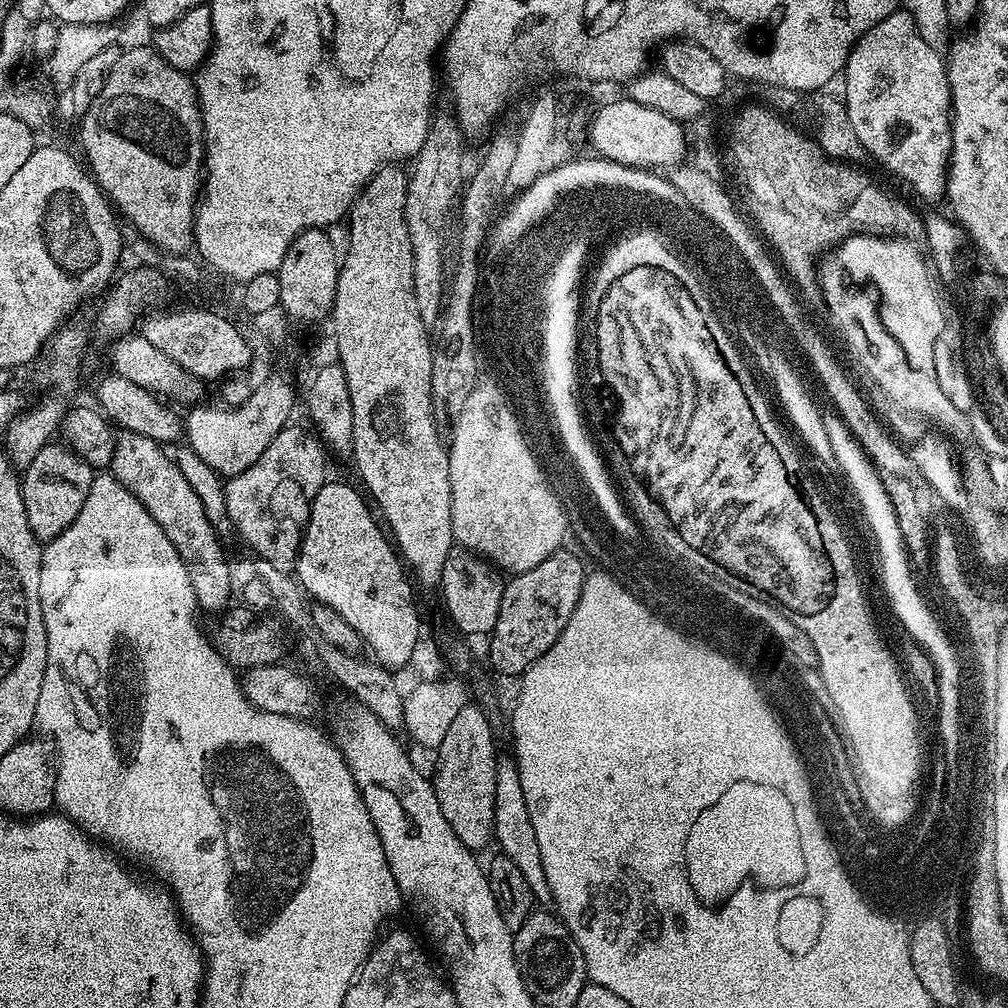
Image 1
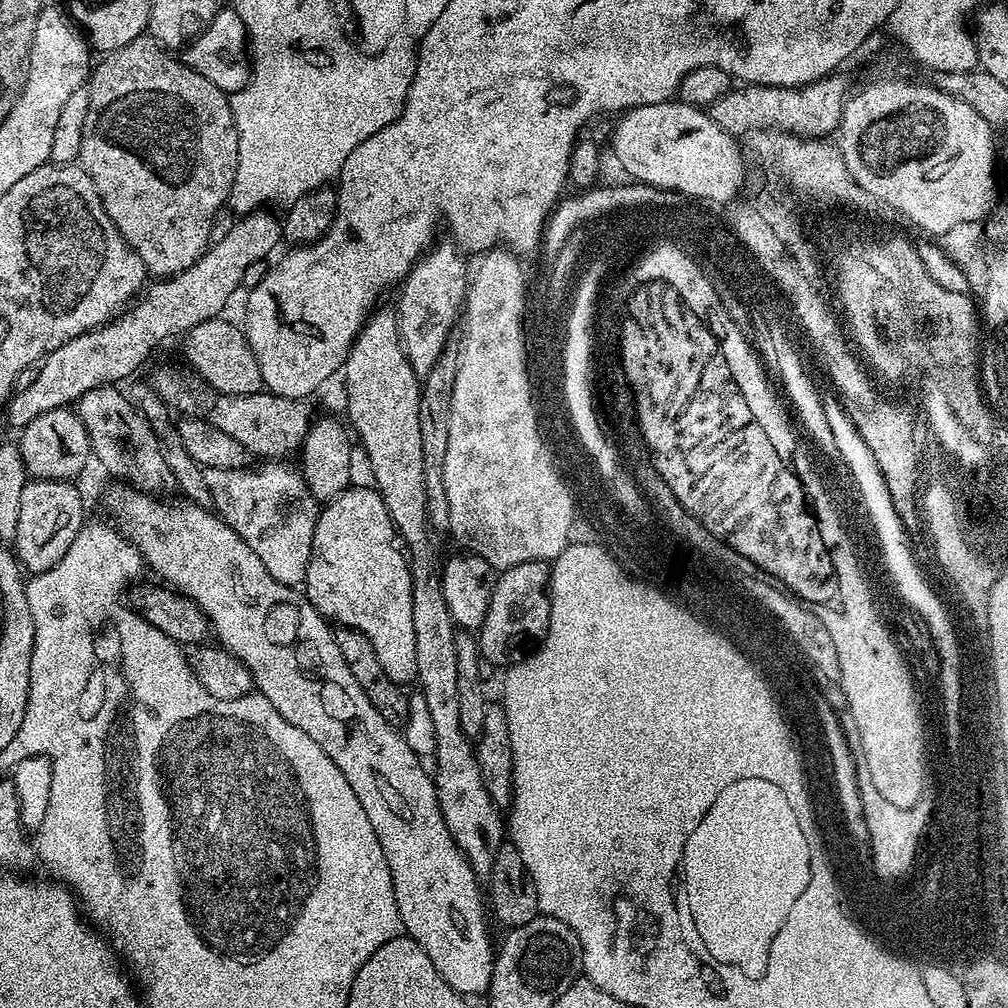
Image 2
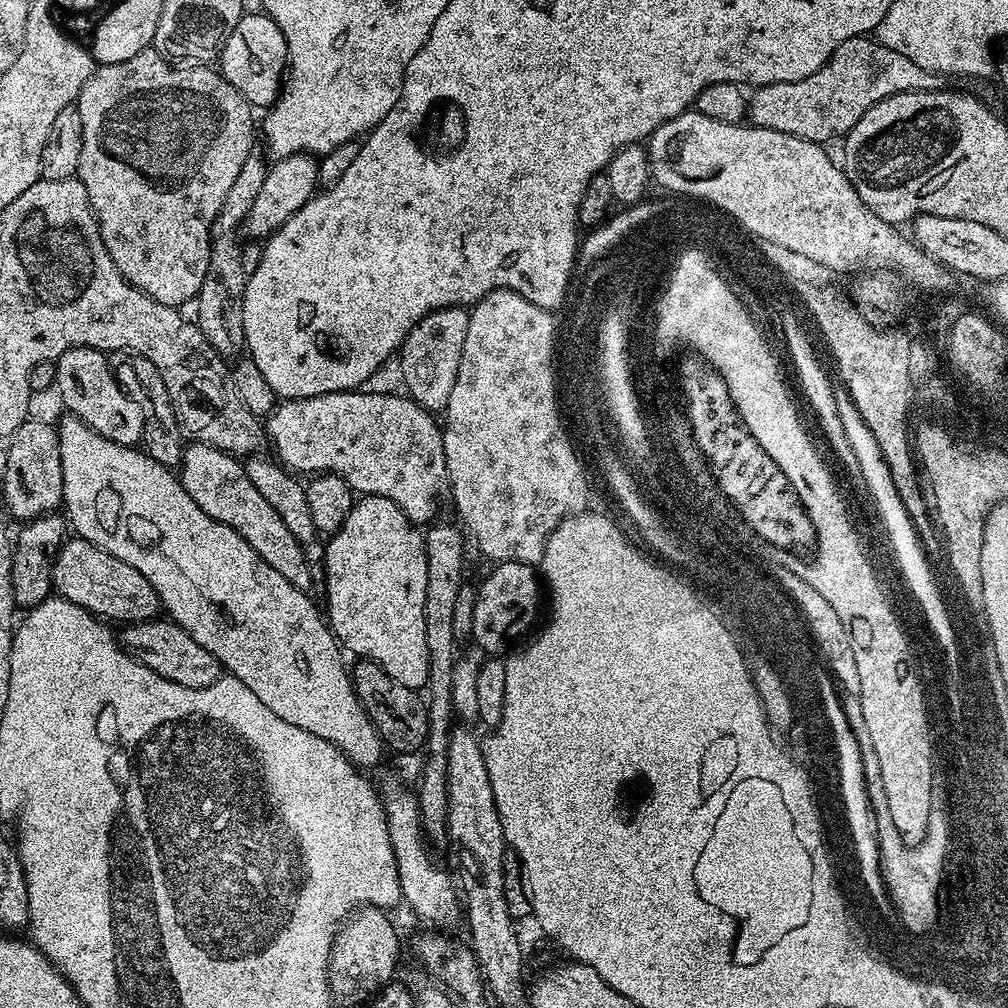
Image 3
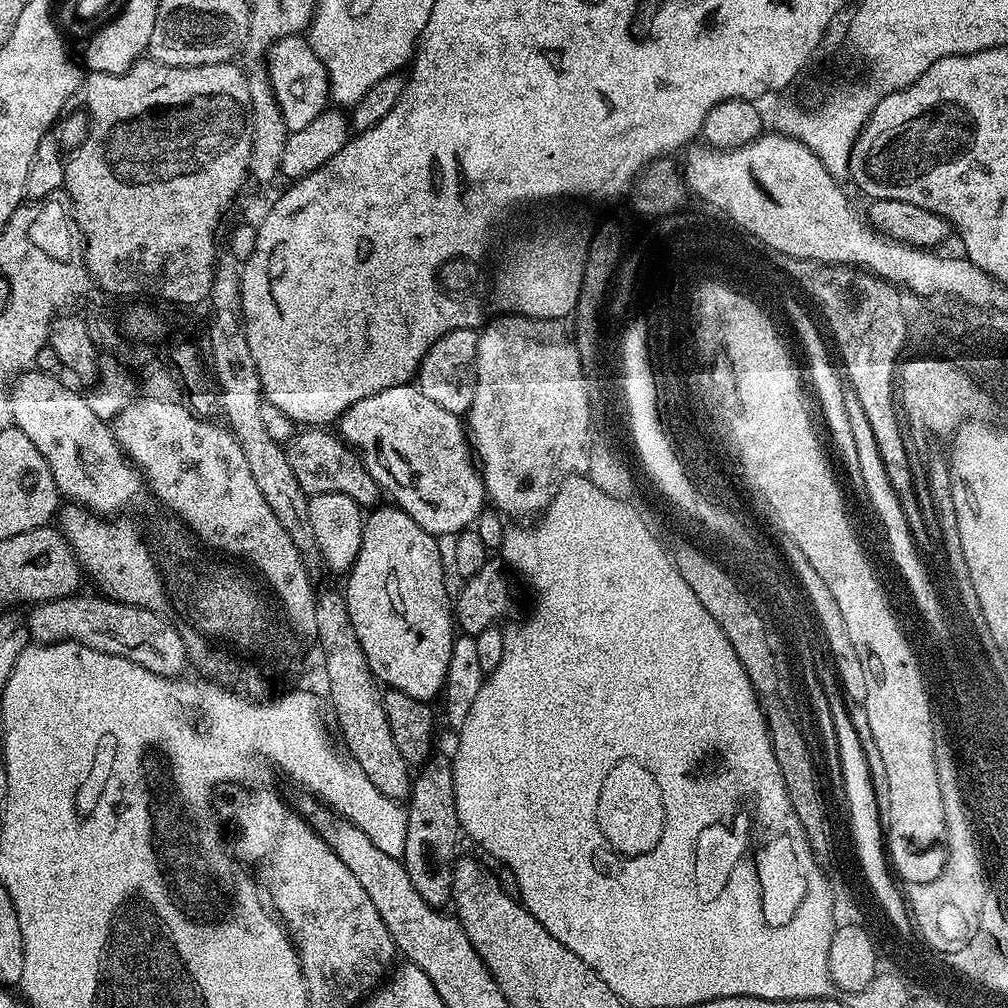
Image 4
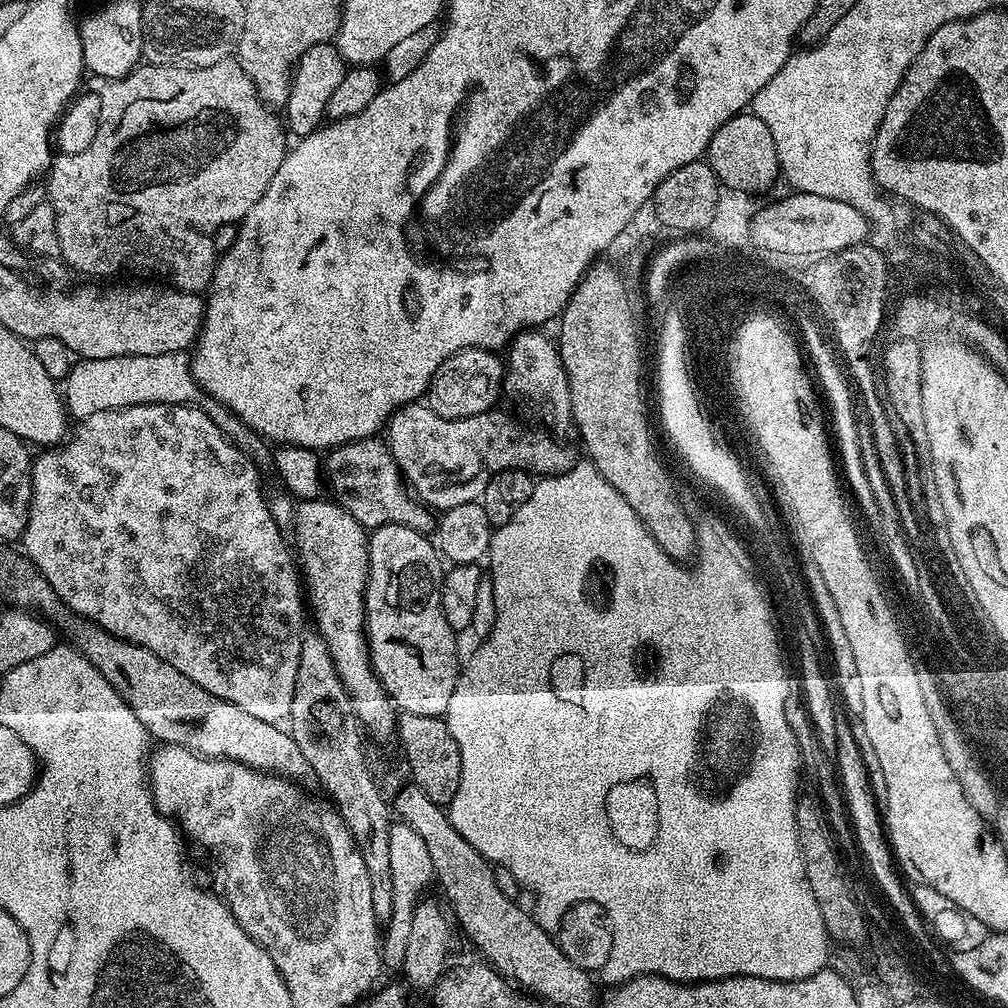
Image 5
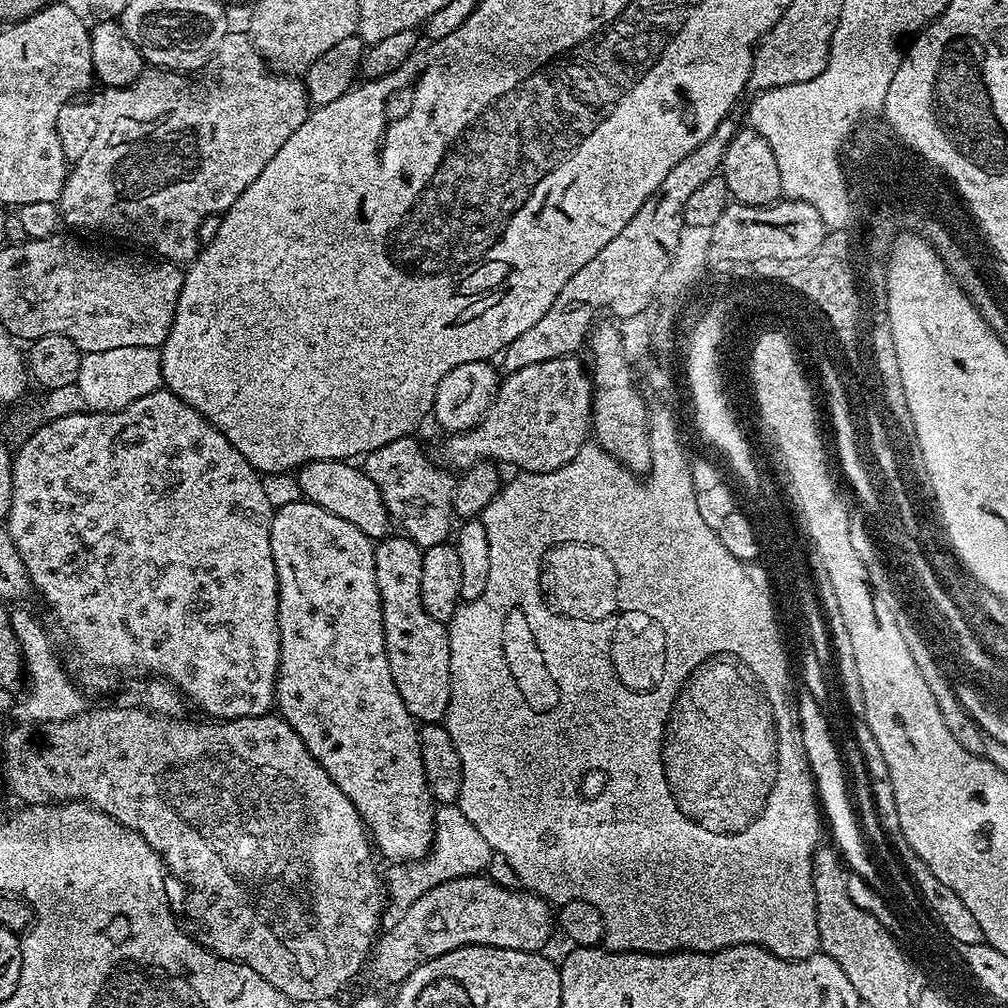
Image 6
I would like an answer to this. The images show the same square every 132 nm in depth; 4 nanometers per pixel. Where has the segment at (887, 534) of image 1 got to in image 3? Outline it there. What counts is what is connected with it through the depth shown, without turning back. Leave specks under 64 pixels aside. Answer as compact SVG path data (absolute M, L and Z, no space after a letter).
M836 382L832 385L831 407L838 412L840 426L845 431L846 440L858 460L858 466L861 467L864 485L882 528L892 528L892 536L896 536L896 540L905 541L910 546L915 545L918 535L911 522L910 515L907 514L906 508L902 506L898 491L894 488L890 470L887 469L886 462L882 458L882 450L878 450L878 442L874 442L874 434L870 434L870 426L866 426L866 422L862 422L862 414L858 414L858 406L854 406L854 402L848 393L848 387L842 382Z

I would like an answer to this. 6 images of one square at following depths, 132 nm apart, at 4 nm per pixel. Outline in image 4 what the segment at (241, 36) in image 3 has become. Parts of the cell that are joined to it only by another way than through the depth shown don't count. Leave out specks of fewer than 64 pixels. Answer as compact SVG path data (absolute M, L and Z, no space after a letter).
M303 35L287 36L272 45L266 53L266 67L274 98L282 110L282 118L286 118L289 132L304 129L329 107L328 71Z

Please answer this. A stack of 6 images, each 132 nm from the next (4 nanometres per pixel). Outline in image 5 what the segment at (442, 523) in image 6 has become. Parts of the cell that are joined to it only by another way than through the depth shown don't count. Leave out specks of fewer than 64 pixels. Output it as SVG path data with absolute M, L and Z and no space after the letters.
M376 436L339 444L327 453L322 464L326 484L332 487L335 503L345 508L365 530L375 530L384 524L406 526L425 534L434 528L434 512L421 504L410 491L398 462L394 462L387 443Z

